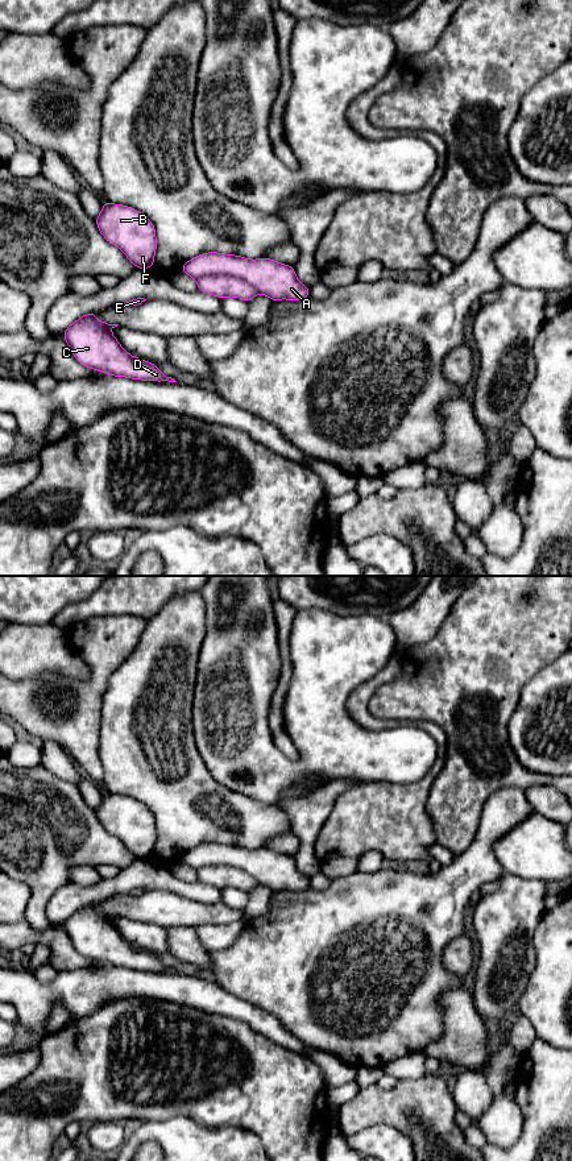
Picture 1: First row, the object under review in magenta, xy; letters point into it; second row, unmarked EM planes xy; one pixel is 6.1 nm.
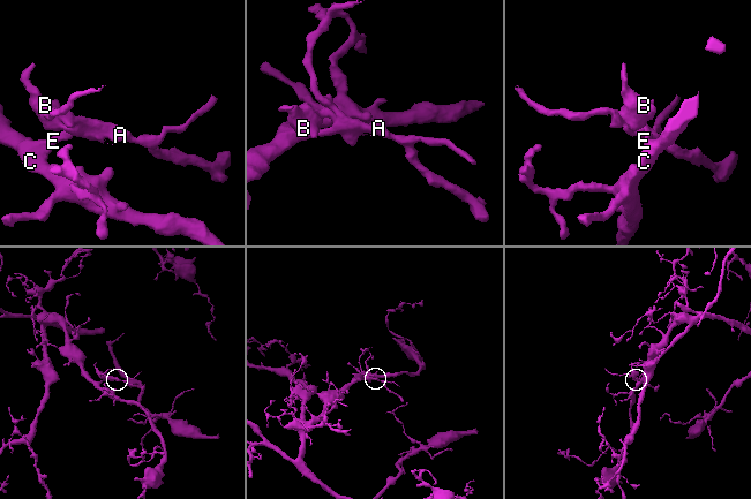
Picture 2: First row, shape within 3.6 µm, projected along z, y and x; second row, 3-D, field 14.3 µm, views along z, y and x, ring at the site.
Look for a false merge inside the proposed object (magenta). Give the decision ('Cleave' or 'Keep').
Cleave

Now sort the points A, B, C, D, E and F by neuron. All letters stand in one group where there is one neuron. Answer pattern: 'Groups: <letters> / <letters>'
Groups: A C D E / B F

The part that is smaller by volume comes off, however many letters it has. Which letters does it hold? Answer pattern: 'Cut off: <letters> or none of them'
Cut off: B, F

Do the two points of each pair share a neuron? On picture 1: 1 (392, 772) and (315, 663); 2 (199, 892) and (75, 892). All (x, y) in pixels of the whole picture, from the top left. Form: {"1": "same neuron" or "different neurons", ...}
{"1": "same neuron", "2": "same neuron"}

